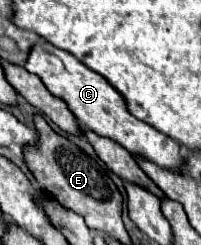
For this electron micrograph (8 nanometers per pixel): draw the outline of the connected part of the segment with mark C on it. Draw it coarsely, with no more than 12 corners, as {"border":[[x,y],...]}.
{"border":[[35,43],[25,63],[93,133],[173,171],[181,145],[137,121],[71,53]]}

